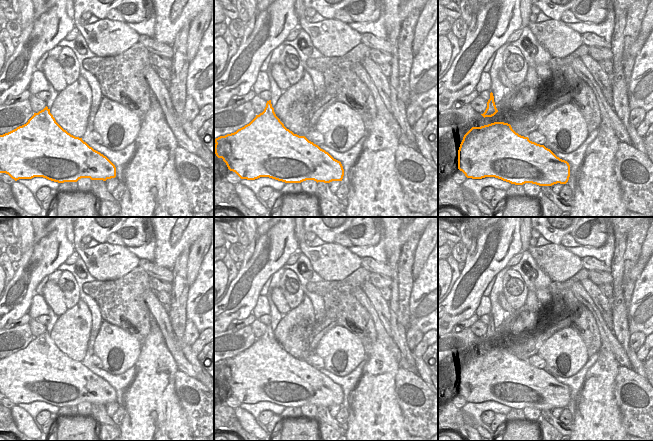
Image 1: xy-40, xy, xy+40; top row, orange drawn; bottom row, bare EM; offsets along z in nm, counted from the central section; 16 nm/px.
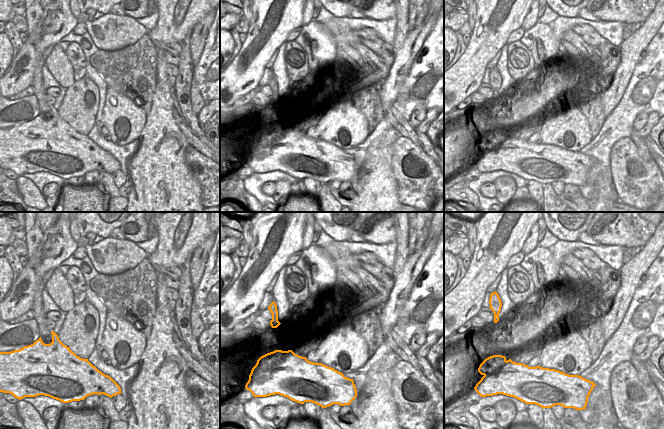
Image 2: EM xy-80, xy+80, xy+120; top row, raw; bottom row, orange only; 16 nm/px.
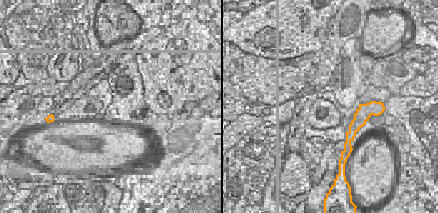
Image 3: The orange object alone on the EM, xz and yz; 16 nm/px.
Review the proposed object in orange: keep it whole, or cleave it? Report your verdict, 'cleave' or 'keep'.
keep

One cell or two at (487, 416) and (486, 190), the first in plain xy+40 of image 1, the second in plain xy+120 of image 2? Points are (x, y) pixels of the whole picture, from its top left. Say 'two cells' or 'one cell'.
one cell

